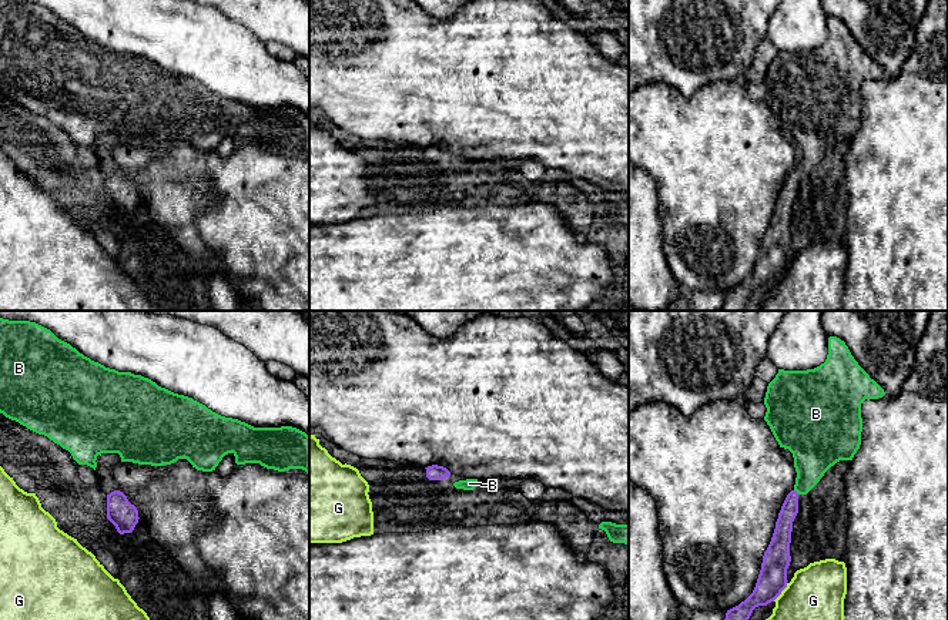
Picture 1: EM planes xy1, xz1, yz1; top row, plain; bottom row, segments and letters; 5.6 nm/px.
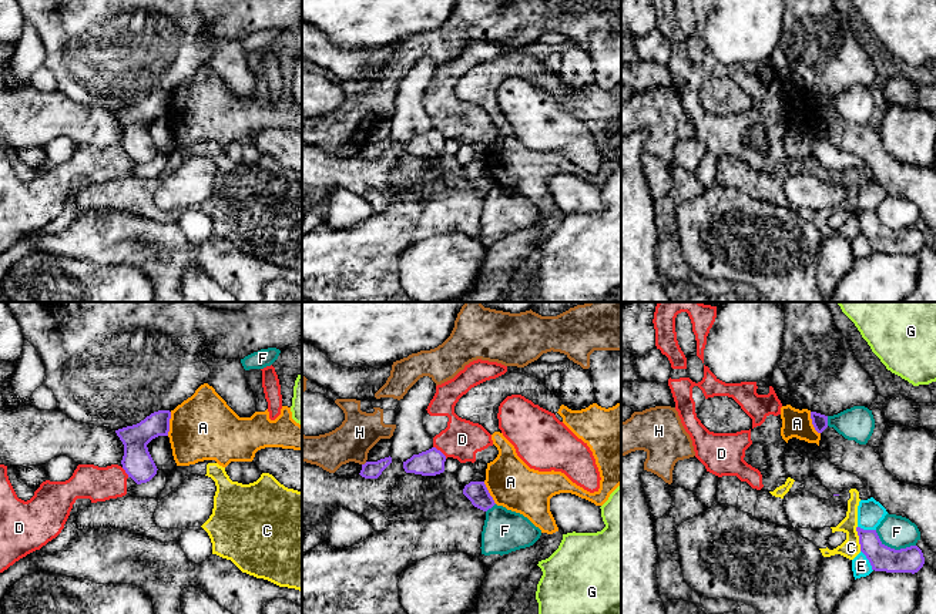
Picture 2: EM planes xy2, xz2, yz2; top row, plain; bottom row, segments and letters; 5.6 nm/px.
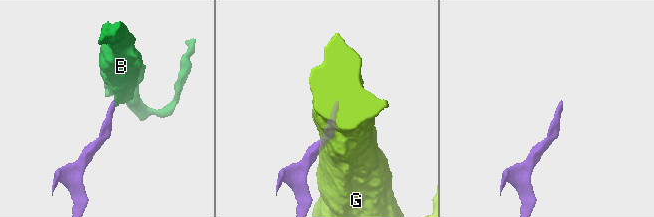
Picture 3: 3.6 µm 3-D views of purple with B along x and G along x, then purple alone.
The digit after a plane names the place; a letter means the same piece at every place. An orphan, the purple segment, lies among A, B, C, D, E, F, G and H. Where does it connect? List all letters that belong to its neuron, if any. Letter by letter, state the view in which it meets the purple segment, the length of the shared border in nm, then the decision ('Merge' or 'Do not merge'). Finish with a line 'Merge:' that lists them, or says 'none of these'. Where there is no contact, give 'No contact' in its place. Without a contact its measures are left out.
A: Touches purple in xy2. Shared border 140 nm. Do not merge
B: Touches purple in yz1. Shared border 40 nm. Merge
C: Touches purple in yz2. Shared border 150 nm. Do not merge
D: Touches purple in xz2. Shared border 100 nm. Do not merge
E: Touches purple in yz2. Shared border 140 nm. Do not merge
F: Touches purple in yz2. Shared border 240 nm. Do not merge
G: Touches purple in yz1. Shared border 130 nm. Do not merge
H: Touches purple in xz2. Shared border 40 nm. Do not merge
Merge: B

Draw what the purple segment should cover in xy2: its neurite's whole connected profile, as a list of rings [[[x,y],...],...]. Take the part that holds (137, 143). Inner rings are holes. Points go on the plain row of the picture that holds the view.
[[[158,91],[137,105],[115,111],[124,125],[123,150],[137,165],[147,164],[157,155],[147,125],[158,117],[168,117],[170,100],[170,91]]]

